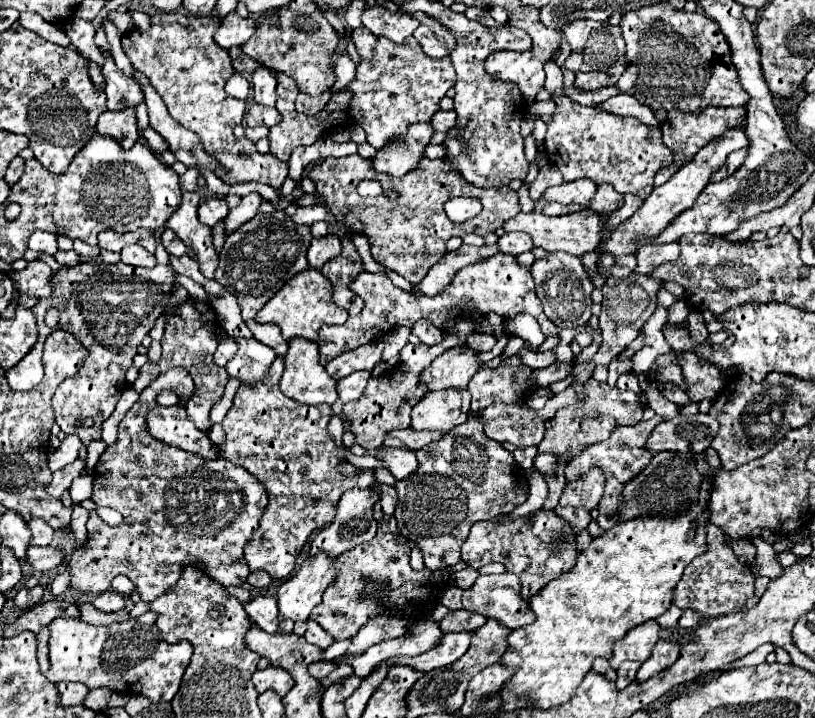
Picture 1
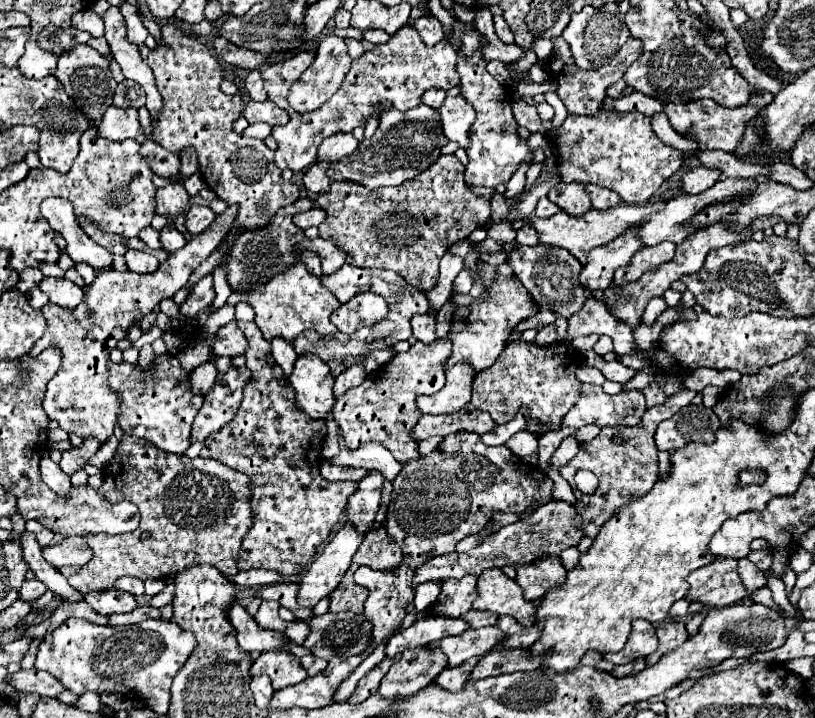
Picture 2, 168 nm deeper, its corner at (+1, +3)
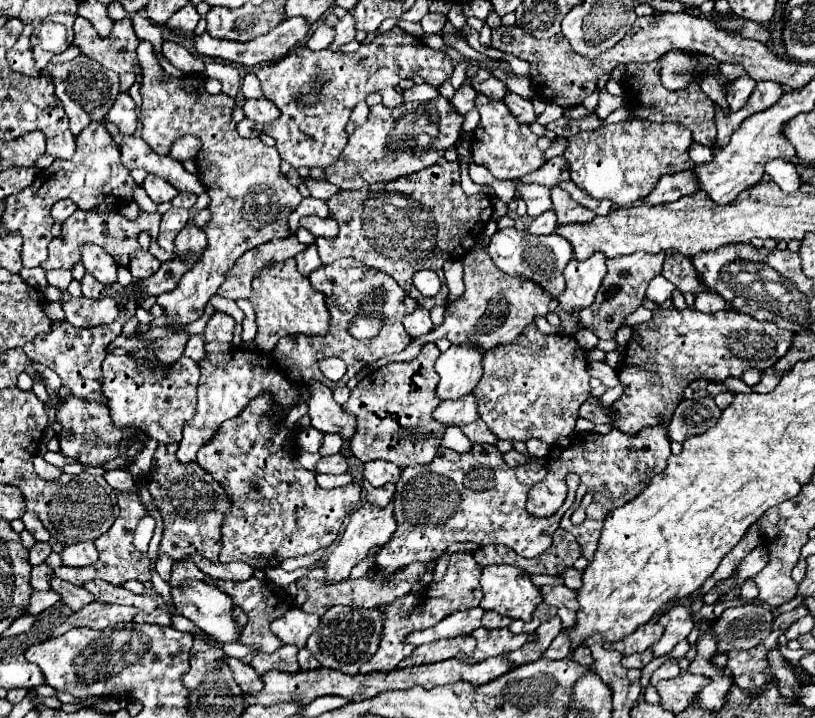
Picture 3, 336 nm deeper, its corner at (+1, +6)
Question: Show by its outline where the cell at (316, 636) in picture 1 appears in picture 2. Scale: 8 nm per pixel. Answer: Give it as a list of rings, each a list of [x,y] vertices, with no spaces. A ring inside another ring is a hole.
[[[326,613],[310,621],[312,631],[304,641],[314,657],[330,661],[332,657],[362,655],[372,645],[372,623],[364,613]]]

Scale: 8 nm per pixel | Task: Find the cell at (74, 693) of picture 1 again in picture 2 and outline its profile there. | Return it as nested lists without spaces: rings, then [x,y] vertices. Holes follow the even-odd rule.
[[[36,667],[24,671],[16,671],[12,675],[6,677],[6,681],[18,691],[18,689],[26,689],[20,693],[38,693],[42,697],[56,697],[58,693],[64,691],[64,687],[60,685],[60,681],[56,681],[56,677],[52,677],[50,673],[44,673]]]

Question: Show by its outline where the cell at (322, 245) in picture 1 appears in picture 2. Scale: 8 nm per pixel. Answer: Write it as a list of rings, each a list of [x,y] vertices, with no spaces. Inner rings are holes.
[[[302,251],[302,253],[300,253],[300,259],[302,259],[302,263],[306,265],[306,269],[308,269],[312,275],[316,275],[316,277],[322,275],[322,269],[320,269],[320,257],[318,257],[316,253]]]

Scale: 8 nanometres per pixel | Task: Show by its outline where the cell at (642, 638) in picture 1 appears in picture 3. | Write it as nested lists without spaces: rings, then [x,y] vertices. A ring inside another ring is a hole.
[[[648,622],[648,624],[640,626],[636,632],[632,632],[630,636],[626,636],[624,640],[604,644],[604,648],[612,648],[612,650],[622,652],[624,656],[630,656],[630,654],[636,654],[636,652],[642,652],[642,650],[654,646],[660,640],[662,632],[664,632],[664,628],[660,624]]]

